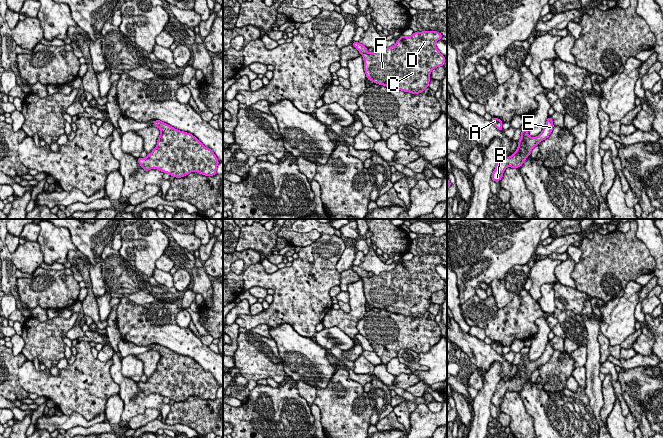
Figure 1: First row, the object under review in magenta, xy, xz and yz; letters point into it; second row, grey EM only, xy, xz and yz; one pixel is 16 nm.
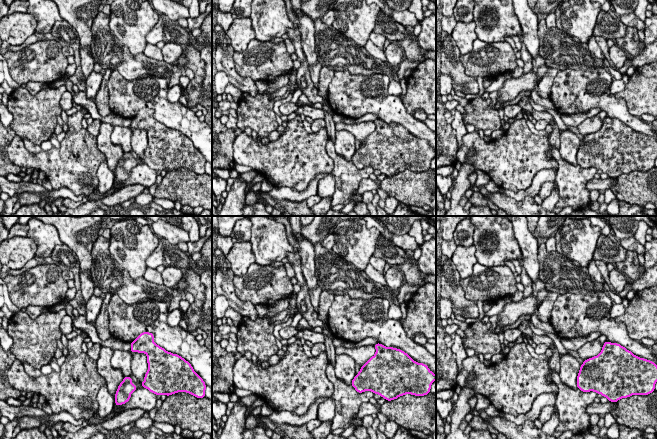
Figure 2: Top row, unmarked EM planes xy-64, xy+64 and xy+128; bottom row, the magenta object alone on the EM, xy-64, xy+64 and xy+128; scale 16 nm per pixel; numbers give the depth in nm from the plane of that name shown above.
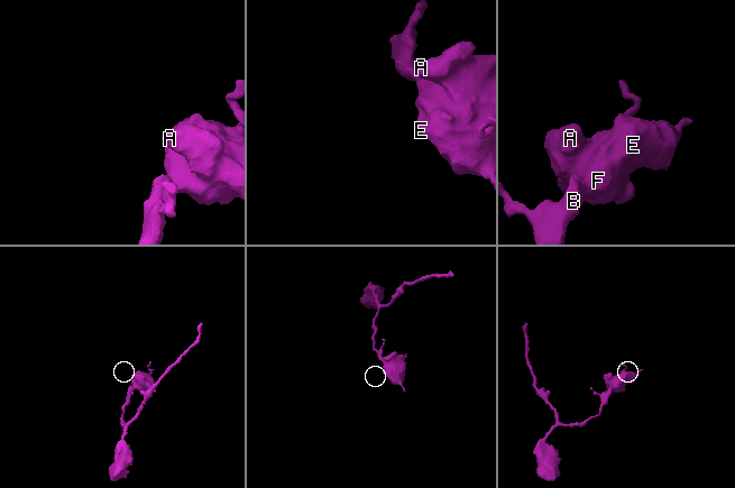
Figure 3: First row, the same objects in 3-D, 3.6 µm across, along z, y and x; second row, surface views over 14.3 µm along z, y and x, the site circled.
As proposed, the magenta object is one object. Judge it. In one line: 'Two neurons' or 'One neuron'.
One neuron

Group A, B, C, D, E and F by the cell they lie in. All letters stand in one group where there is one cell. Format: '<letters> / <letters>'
A B C D E F

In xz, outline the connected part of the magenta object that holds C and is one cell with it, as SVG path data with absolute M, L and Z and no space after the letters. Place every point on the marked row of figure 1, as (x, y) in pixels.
M416 31L411 36L401 34L393 46L371 53L359 42L352 42L352 46L363 56L369 81L419 94L429 87L431 71L445 64L446 57L436 48L436 42L442 37L438 31Z

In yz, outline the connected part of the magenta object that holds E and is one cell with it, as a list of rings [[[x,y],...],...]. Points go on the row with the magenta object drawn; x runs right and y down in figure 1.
[[[547,118],[545,127],[542,132],[536,137],[530,137],[527,130],[521,131],[521,137],[518,140],[518,148],[516,151],[507,158],[501,156],[496,162],[495,169],[491,175],[491,179],[494,182],[498,182],[502,179],[503,173],[506,167],[519,168],[523,165],[528,156],[531,155],[532,149],[545,139],[547,139],[553,131],[554,124],[552,118]]]

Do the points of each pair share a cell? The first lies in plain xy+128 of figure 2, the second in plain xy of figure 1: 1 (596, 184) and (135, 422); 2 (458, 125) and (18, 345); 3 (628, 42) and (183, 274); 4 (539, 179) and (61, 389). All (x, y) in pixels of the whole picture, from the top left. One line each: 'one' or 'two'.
1: one
2: one
3: two
4: two

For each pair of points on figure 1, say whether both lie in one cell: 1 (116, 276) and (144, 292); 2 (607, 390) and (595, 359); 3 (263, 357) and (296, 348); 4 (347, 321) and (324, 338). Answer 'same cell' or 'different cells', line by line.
1: same cell
2: different cells
3: different cells
4: different cells

